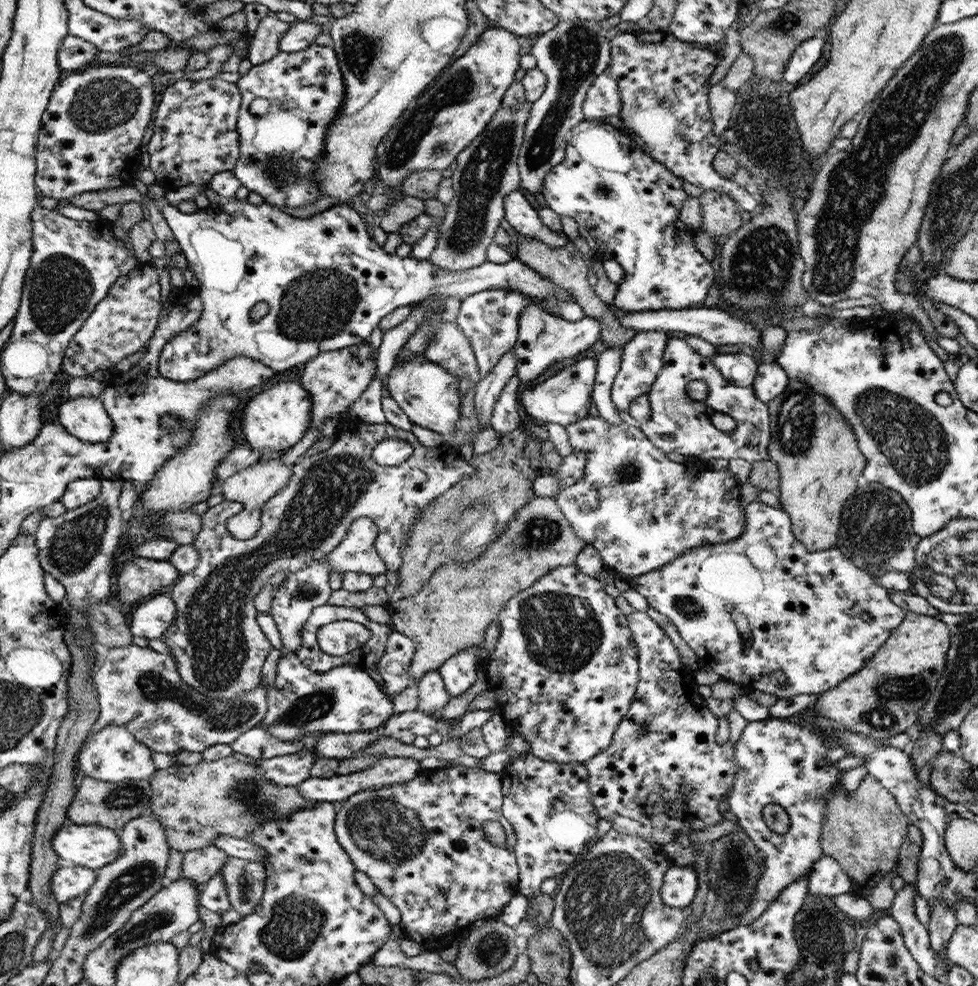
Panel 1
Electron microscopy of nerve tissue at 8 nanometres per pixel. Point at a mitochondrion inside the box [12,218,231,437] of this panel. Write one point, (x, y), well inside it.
(61, 288)

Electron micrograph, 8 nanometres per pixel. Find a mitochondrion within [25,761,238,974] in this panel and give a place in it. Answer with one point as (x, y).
(139, 875)

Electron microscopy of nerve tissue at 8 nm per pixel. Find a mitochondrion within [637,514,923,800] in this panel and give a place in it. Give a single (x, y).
(692, 608)

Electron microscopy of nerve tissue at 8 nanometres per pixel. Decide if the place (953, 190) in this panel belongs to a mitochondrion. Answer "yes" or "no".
yes

